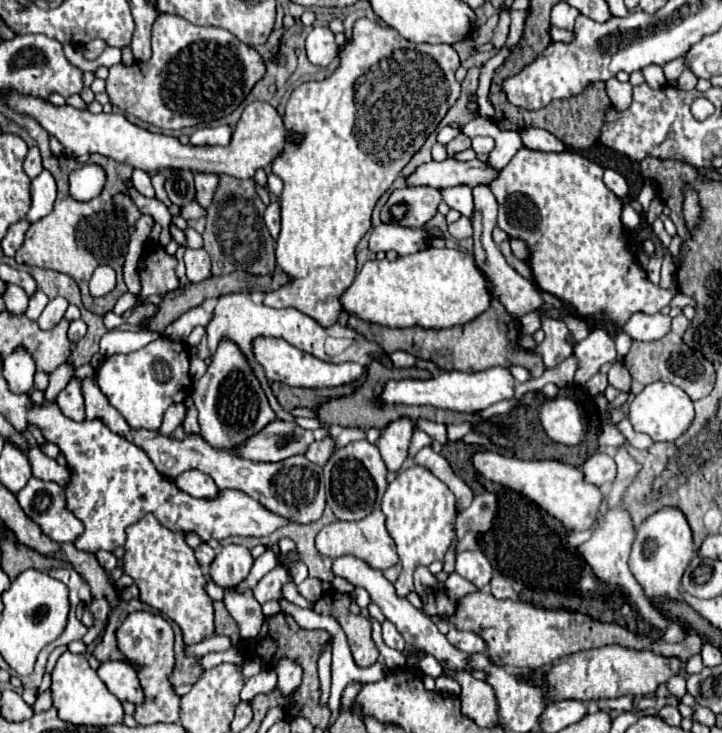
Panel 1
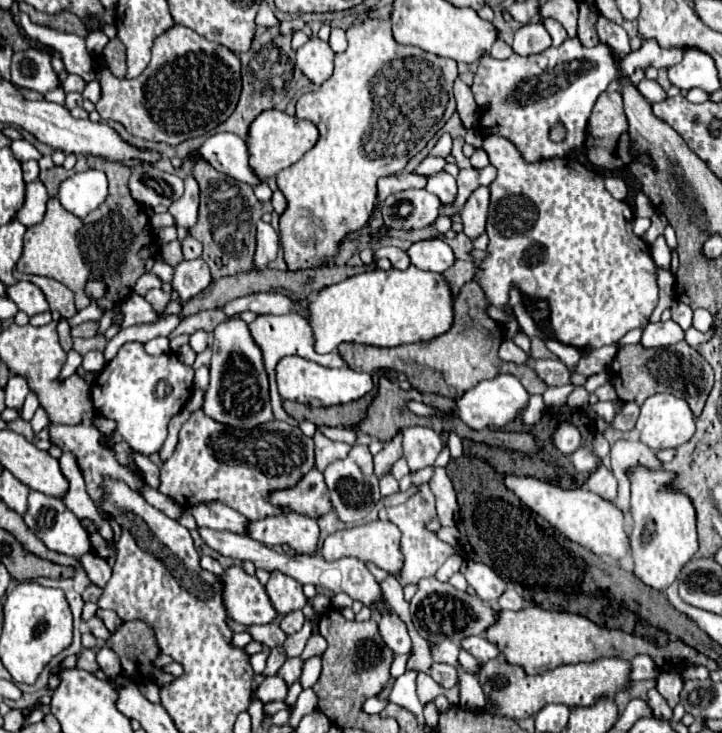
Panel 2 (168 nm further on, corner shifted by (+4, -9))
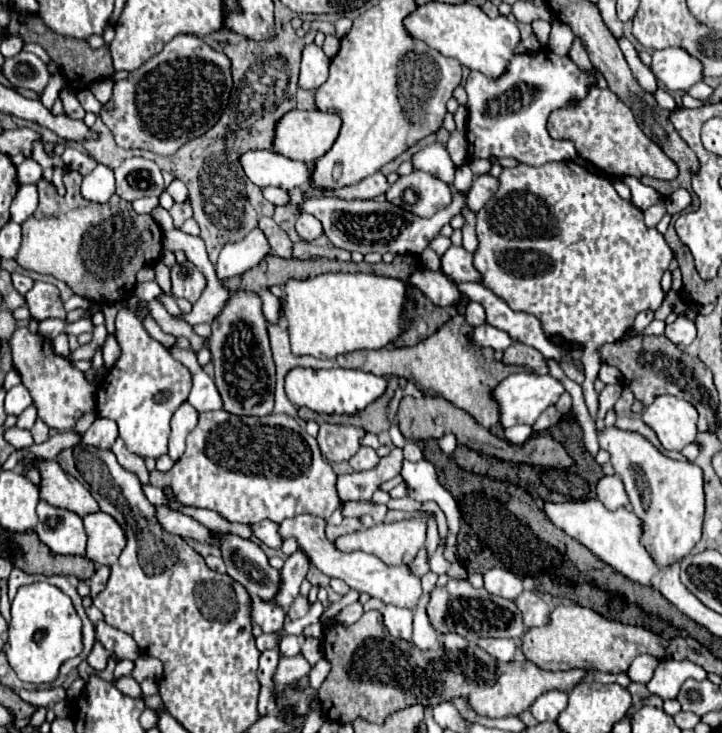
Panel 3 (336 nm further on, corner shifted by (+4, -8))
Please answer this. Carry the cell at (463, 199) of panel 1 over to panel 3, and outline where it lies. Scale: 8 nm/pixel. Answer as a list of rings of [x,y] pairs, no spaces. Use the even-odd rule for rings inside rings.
[[[432,142],[428,144],[426,148],[422,148],[420,152],[412,154],[410,162],[414,164],[414,168],[418,170],[424,170],[424,172],[432,172],[436,174],[440,180],[444,180],[446,184],[452,184],[454,182],[454,172],[456,172],[456,166],[446,150],[446,146],[442,142]]]

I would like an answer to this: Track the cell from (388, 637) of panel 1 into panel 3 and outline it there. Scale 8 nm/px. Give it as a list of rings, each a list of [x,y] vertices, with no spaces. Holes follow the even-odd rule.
[[[388,604],[382,614],[384,614],[384,624],[392,636],[404,640],[412,638],[412,612],[408,608],[398,608]]]

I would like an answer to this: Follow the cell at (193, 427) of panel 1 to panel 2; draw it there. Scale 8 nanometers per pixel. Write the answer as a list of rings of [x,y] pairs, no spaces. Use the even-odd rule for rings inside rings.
[[[194,411],[180,429],[174,455],[160,469],[160,493],[172,497],[182,507],[200,501],[222,501],[246,519],[280,515],[284,509],[268,505],[266,493],[292,487],[304,473],[314,467],[314,443],[298,427],[266,429],[260,425],[250,431],[232,429]]]

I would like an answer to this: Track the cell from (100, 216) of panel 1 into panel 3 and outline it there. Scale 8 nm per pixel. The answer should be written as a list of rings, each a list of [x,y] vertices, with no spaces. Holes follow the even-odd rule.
[[[78,172],[64,174],[66,194],[56,194],[56,188],[46,182],[44,178],[38,182],[38,208],[30,220],[22,224],[22,246],[18,252],[18,264],[26,270],[38,272],[38,274],[52,274],[54,278],[66,282],[74,294],[88,298],[98,304],[116,304],[122,300],[122,288],[124,288],[124,300],[132,296],[136,286],[136,272],[152,264],[152,258],[160,258],[162,252],[162,230],[154,222],[150,214],[136,214],[132,204],[114,196],[108,204],[92,204],[82,200],[80,196],[80,184],[82,176]]]

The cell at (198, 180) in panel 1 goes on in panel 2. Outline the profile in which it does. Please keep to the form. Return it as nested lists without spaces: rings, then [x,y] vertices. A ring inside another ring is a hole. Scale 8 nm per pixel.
[[[186,177],[186,191],[184,195],[174,201],[168,211],[170,215],[176,219],[178,227],[194,227],[198,221],[198,205],[200,205],[200,189],[198,189],[198,181],[194,181],[194,177]]]

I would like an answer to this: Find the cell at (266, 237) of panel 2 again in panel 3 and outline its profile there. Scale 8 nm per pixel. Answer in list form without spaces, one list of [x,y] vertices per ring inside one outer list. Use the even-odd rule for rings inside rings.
[[[252,230],[238,244],[226,244],[216,262],[216,276],[220,280],[240,276],[246,270],[254,268],[266,254],[270,252],[270,244],[262,230]]]

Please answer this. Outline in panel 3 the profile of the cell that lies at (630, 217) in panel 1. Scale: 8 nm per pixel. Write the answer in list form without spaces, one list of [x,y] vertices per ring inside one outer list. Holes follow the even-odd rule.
[[[656,204],[656,206],[650,206],[648,210],[644,210],[644,218],[646,218],[646,226],[656,226],[662,216],[666,214],[666,206],[664,204]]]

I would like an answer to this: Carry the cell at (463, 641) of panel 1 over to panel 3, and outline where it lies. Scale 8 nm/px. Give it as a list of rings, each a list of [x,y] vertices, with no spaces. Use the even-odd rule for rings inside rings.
[[[482,638],[482,640],[478,640],[478,646],[484,648],[490,656],[494,656],[494,658],[500,660],[500,662],[510,662],[510,660],[514,660],[516,650],[518,650],[518,644],[516,644],[514,640],[502,640],[502,638],[498,638],[498,640]]]

